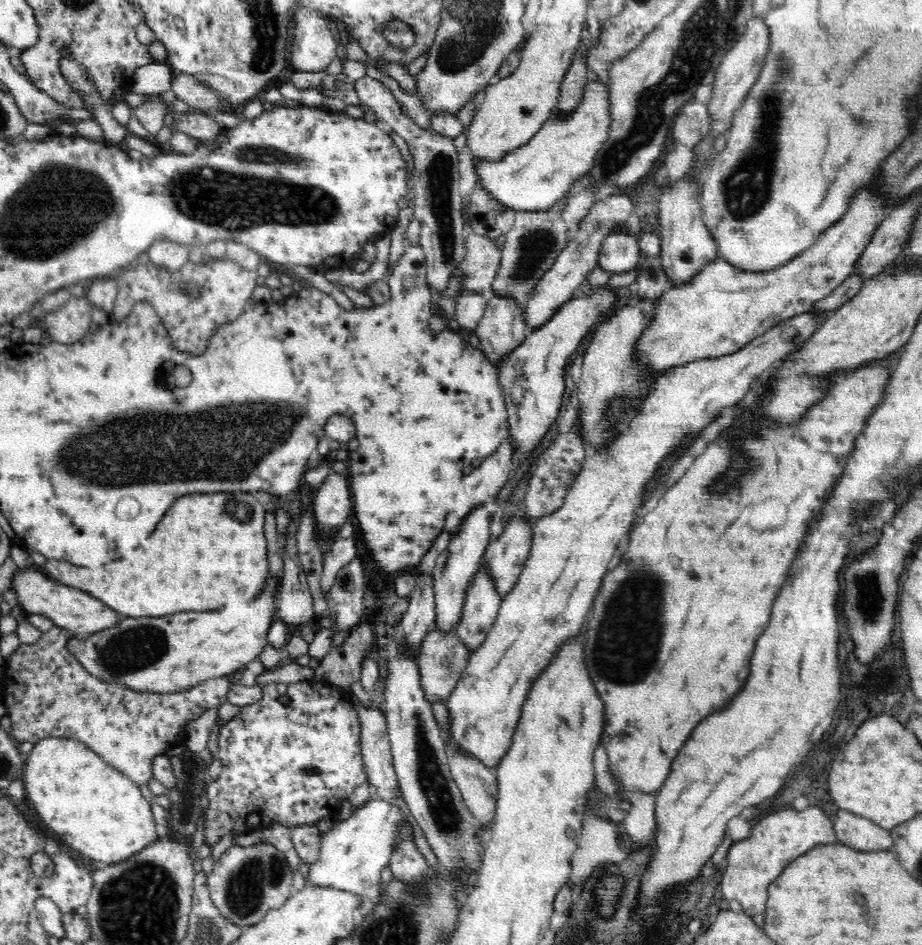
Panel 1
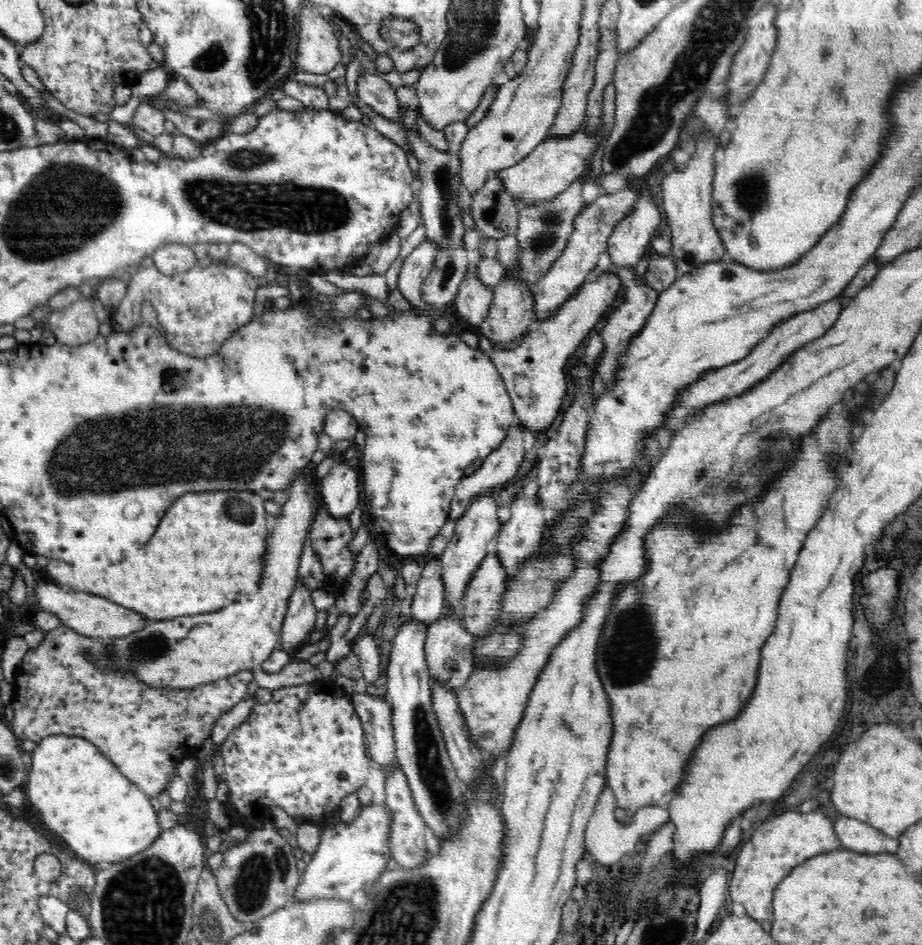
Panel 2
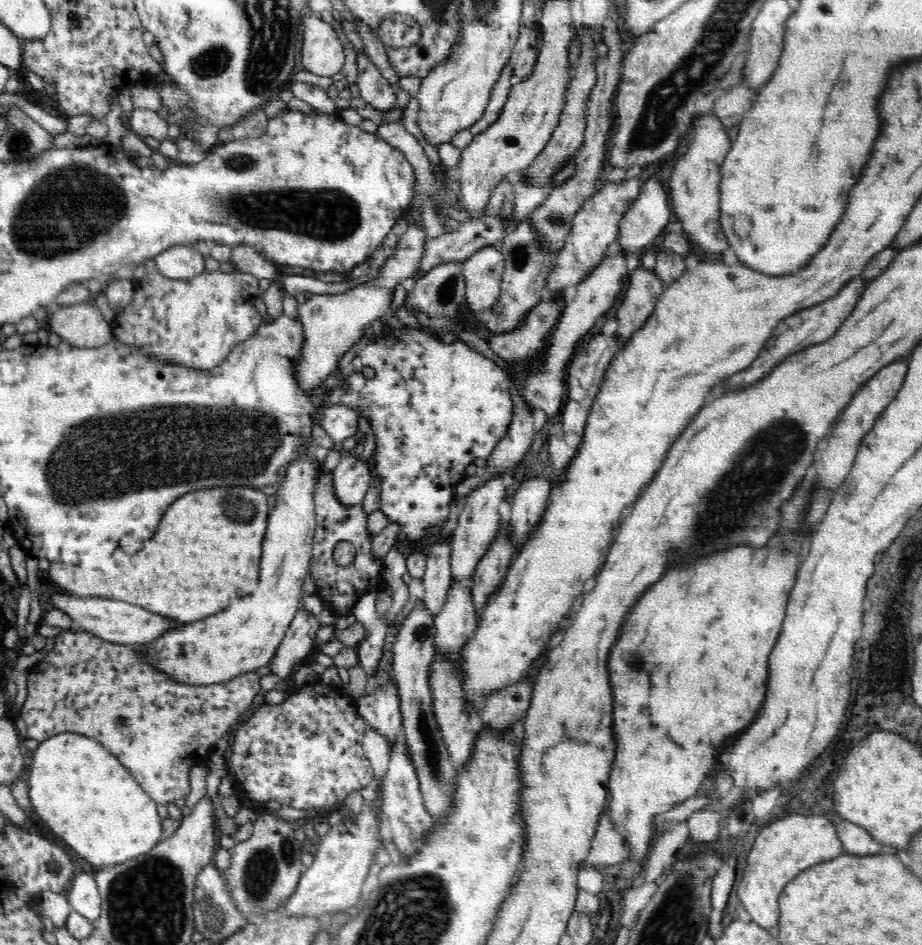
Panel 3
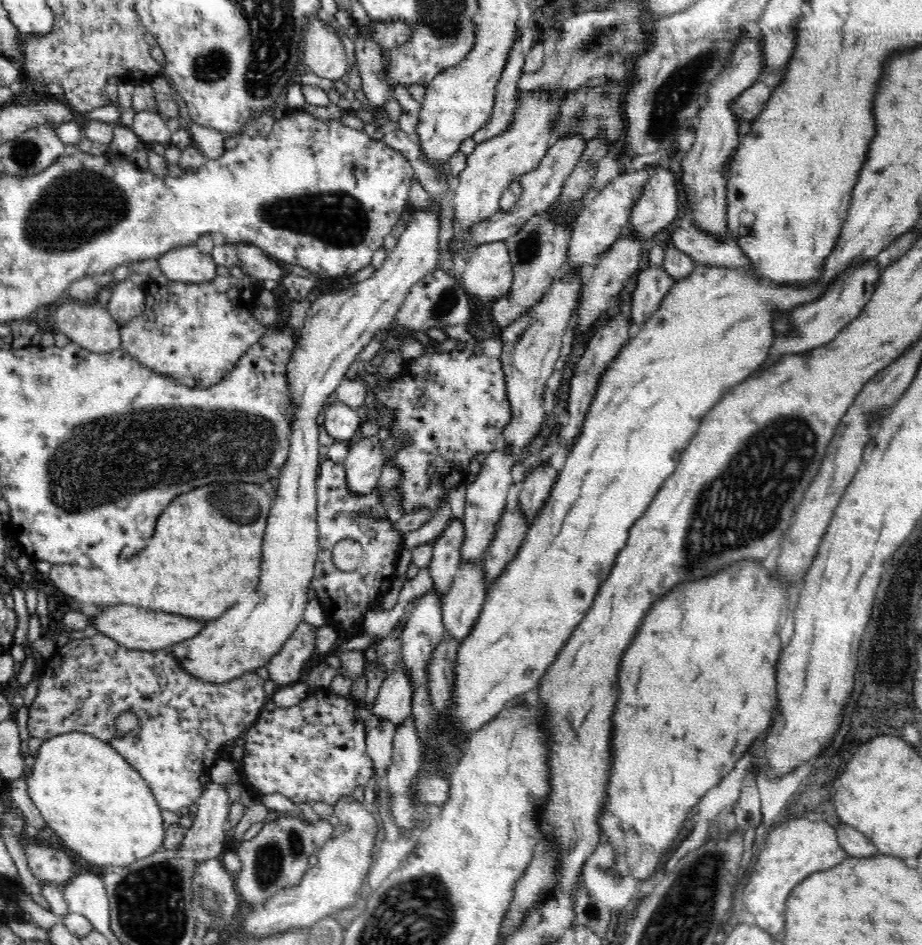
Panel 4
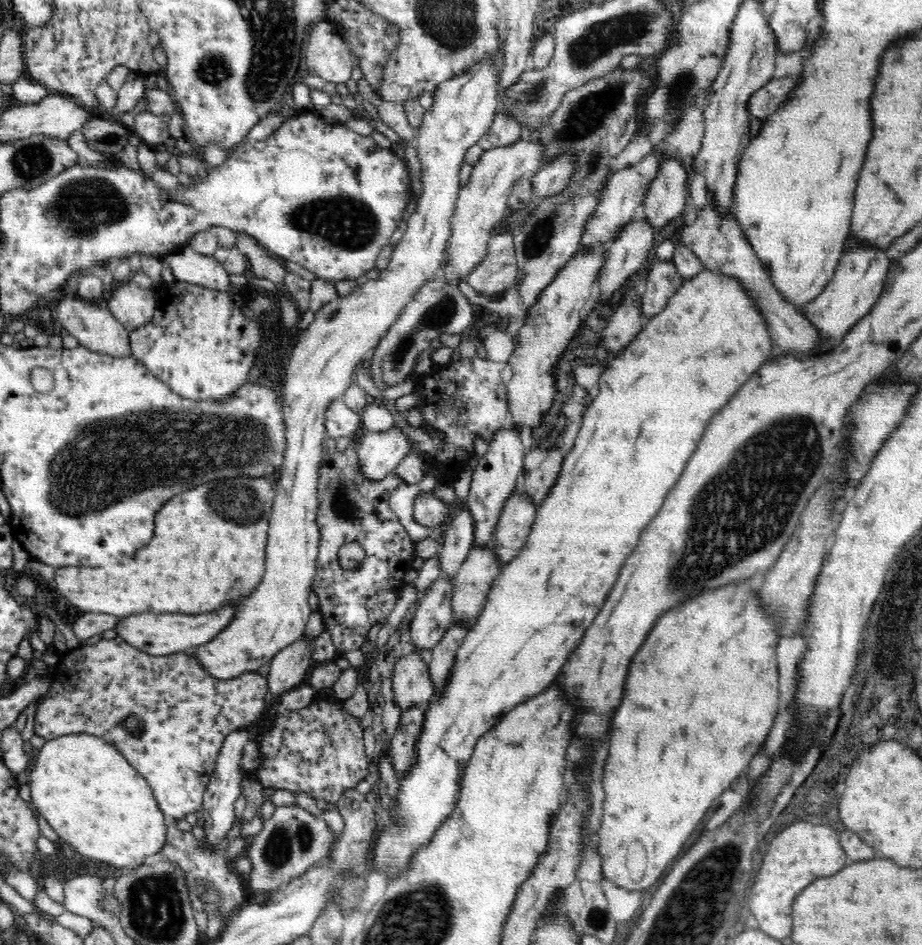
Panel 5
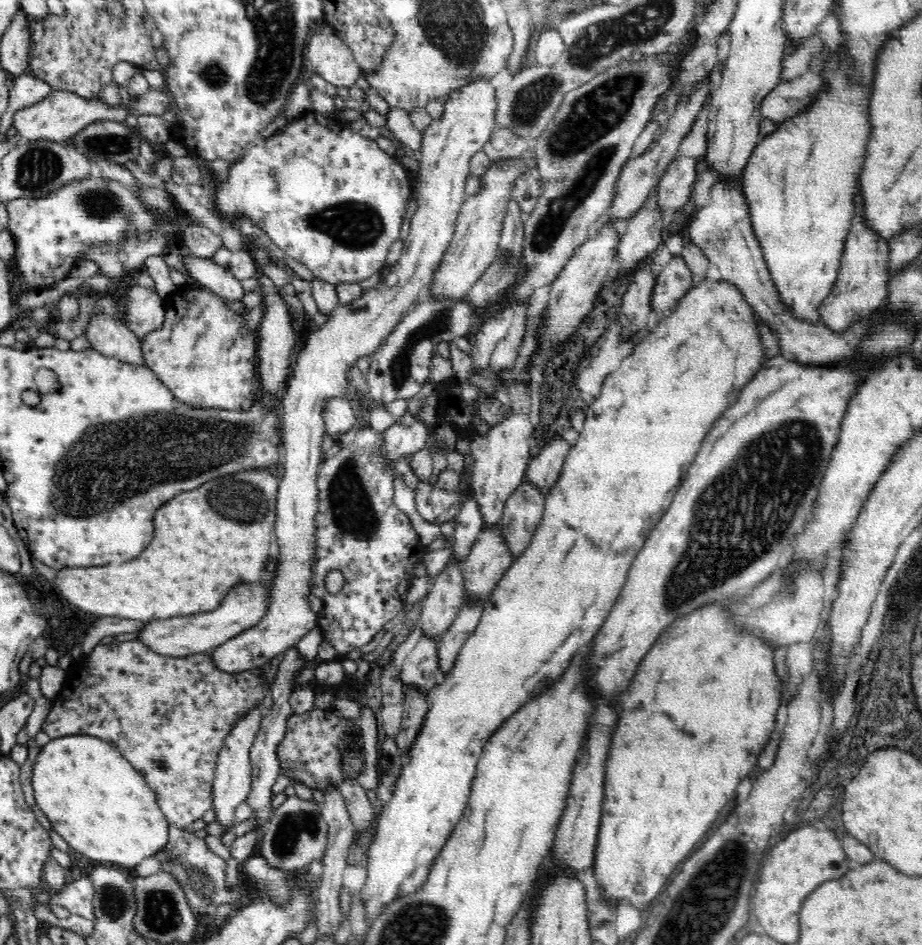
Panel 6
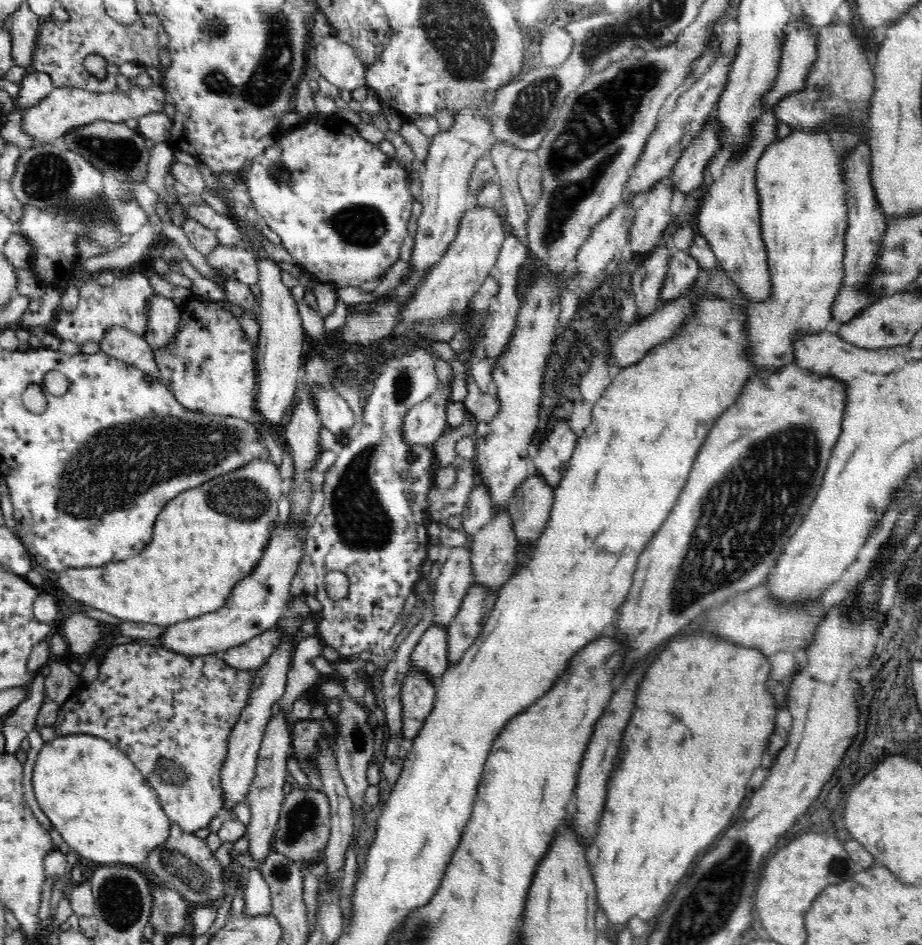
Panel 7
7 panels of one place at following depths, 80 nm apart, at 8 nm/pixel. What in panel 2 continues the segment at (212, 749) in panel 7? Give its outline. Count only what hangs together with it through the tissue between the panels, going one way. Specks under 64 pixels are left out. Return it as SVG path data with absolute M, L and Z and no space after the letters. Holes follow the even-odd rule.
M62 624L45 631L43 641L39 646L30 648L16 671L12 704L14 716L10 723L12 732L20 742L33 740L39 743L52 735L82 737L96 745L144 794L157 798L177 773L176 762L187 757L195 758L200 745L211 736L218 718L247 698L248 684L254 680L254 675L242 670L228 678L194 688L152 687L136 679L132 673L114 673L95 668L95 664L89 660L89 655L100 659L108 654L108 640L78 634Z

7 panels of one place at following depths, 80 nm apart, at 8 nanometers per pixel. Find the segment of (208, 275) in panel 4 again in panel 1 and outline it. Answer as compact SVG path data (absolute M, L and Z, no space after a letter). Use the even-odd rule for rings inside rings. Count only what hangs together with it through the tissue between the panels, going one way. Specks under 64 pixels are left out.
M156 240L148 246L149 260L164 271L177 271L188 260L188 249L183 243Z

